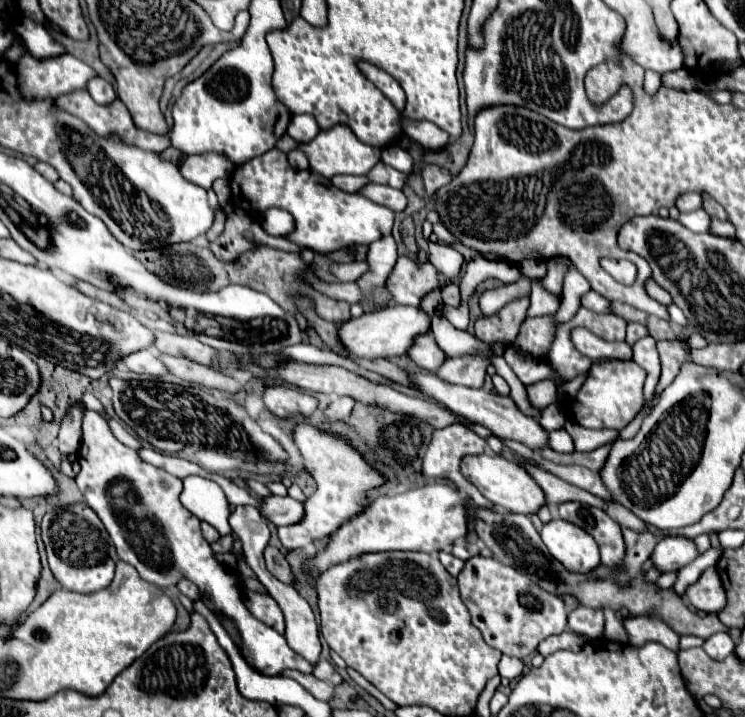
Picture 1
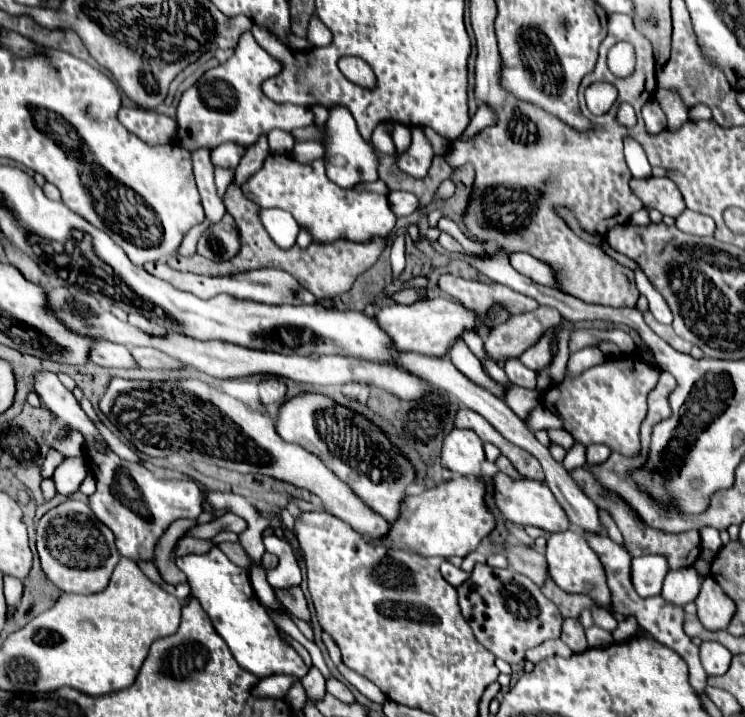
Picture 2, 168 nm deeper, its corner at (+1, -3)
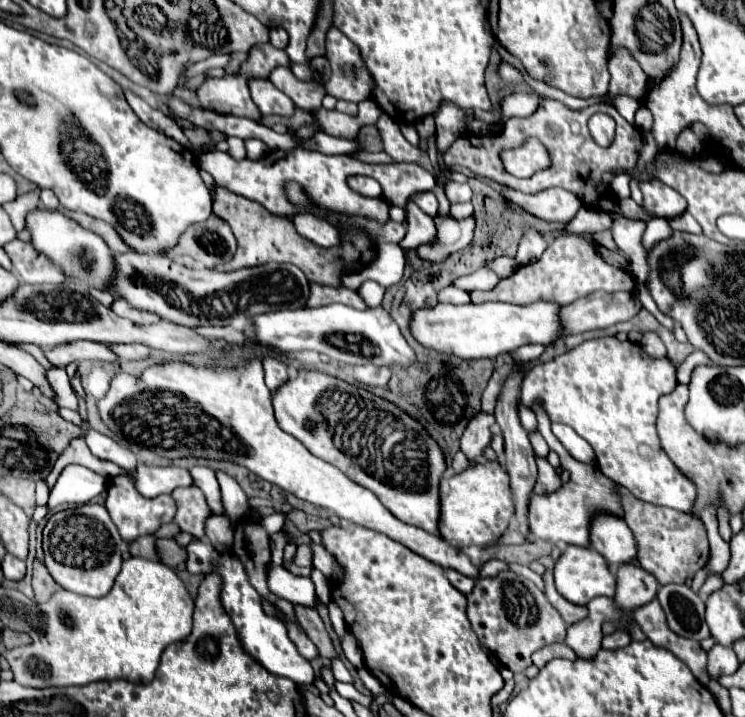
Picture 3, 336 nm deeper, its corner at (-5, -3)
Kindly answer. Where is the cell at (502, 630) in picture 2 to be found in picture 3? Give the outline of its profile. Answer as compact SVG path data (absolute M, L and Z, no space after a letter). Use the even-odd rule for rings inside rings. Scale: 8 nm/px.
M504 571L494 579L476 581L468 595L468 619L478 639L512 673L526 671L534 651L550 643L562 643L566 637L566 623L548 603L546 595L532 581L512 571Z

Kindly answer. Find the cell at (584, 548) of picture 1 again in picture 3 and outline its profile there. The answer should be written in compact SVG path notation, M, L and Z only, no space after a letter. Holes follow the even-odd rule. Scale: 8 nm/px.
M568 545L562 557L556 561L554 583L556 583L558 593L574 605L588 605L588 601L594 597L612 597L614 587L616 587L616 579L608 569L606 559L602 559L602 555L598 555L598 551L590 547L584 549L584 547L574 547L574 545Z

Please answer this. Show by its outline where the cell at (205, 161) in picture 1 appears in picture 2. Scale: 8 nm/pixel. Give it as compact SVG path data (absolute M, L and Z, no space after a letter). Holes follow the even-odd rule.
M222 143L220 147L212 149L212 165L214 167L224 167L224 169L236 169L240 157L244 155L244 147L236 145L236 143Z

